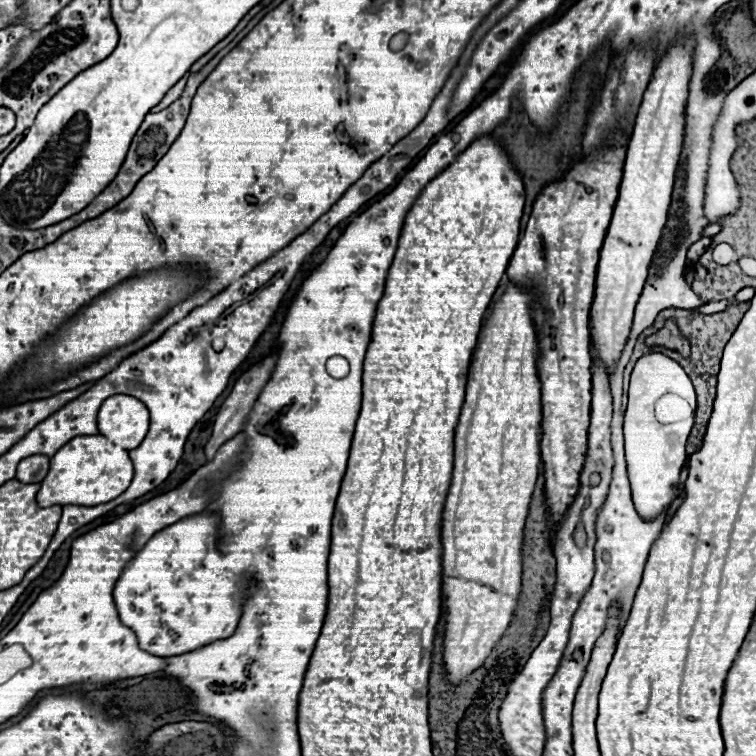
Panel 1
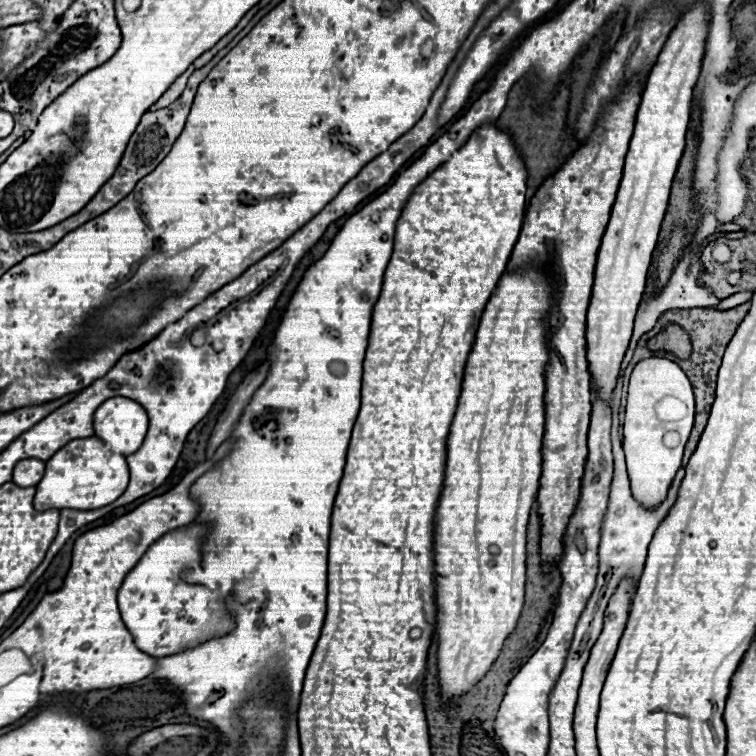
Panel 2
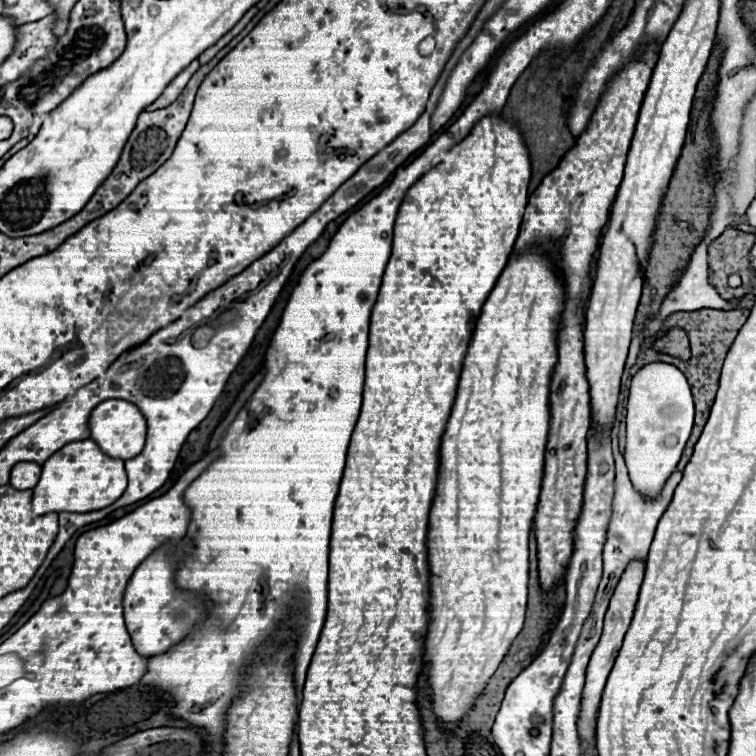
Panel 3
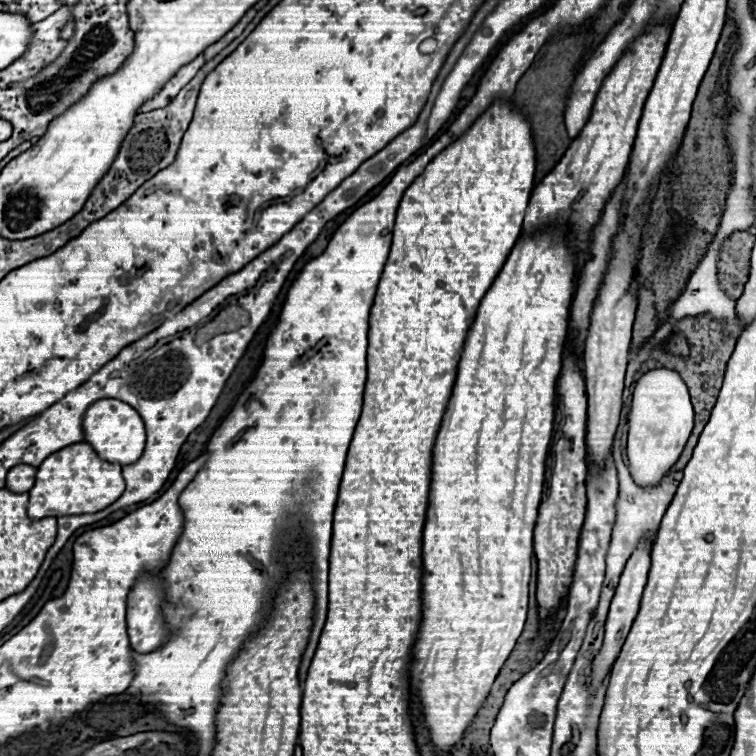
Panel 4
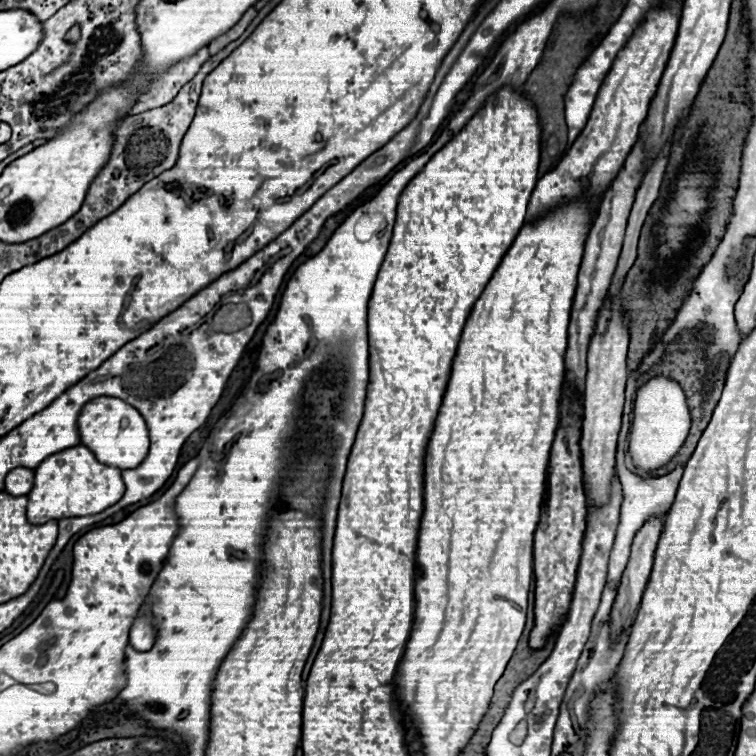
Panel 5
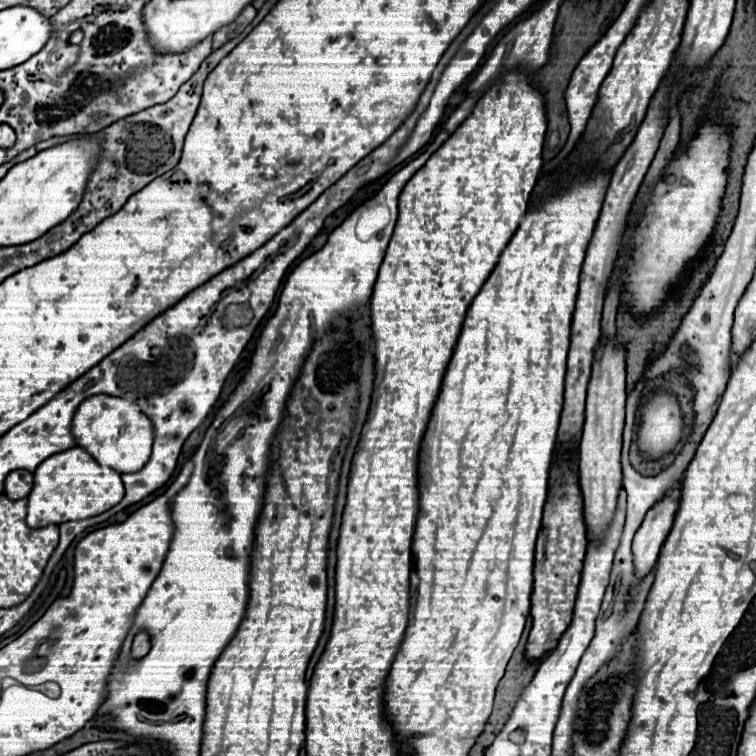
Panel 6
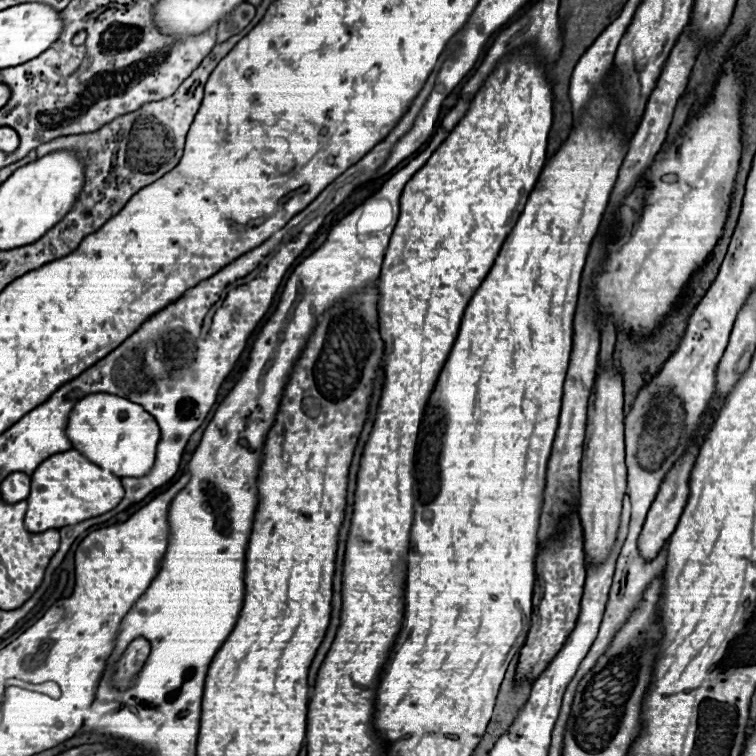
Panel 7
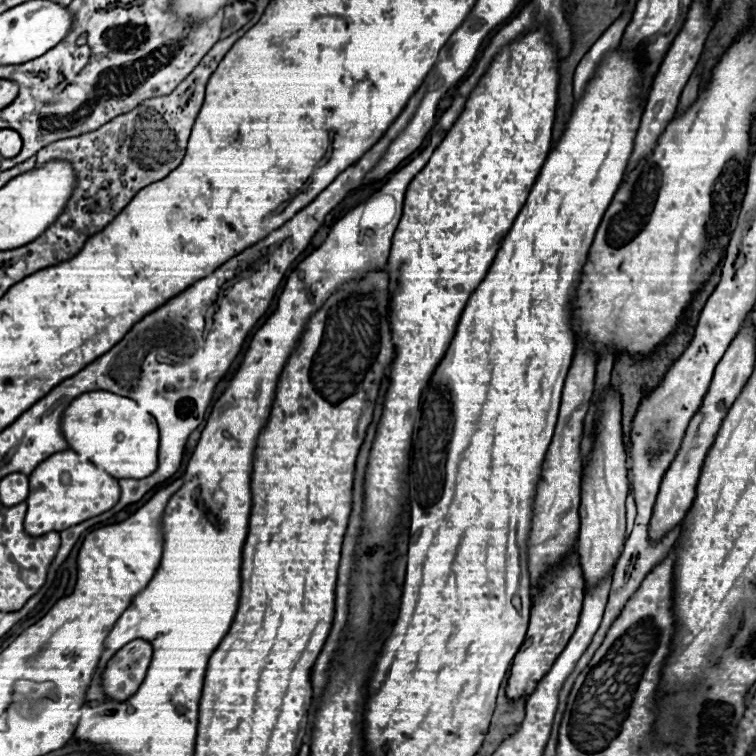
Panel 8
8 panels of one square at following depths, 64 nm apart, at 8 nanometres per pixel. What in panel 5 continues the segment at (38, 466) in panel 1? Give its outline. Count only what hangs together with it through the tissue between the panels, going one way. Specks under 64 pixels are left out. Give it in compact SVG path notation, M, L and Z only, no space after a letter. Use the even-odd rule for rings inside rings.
M14 468L6 476L6 492L12 492L12 496L24 496L32 490L32 476L34 470L30 468Z

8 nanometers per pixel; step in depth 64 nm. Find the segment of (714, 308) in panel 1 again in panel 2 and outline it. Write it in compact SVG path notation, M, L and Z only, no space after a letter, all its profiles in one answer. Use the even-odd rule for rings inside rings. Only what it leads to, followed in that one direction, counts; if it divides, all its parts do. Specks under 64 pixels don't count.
M752 292L736 293L726 299L721 300L715 309L719 311L728 310L751 300L752 296Z

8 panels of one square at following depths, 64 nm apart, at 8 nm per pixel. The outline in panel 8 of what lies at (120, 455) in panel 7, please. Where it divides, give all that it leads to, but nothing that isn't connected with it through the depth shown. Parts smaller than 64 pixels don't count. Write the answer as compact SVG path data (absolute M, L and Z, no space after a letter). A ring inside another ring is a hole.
M104 390L78 396L62 416L62 434L76 454L112 472L118 480L146 478L158 466L158 424L130 398Z

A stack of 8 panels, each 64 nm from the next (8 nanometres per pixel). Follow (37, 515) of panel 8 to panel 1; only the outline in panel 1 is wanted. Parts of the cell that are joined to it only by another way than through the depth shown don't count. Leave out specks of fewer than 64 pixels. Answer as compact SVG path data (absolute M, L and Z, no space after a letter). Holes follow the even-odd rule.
M102 434L94 436L76 436L64 448L60 448L50 460L50 472L42 480L38 490L38 504L42 508L48 506L98 506L118 498L134 478L134 464L128 456L128 450L118 448Z

